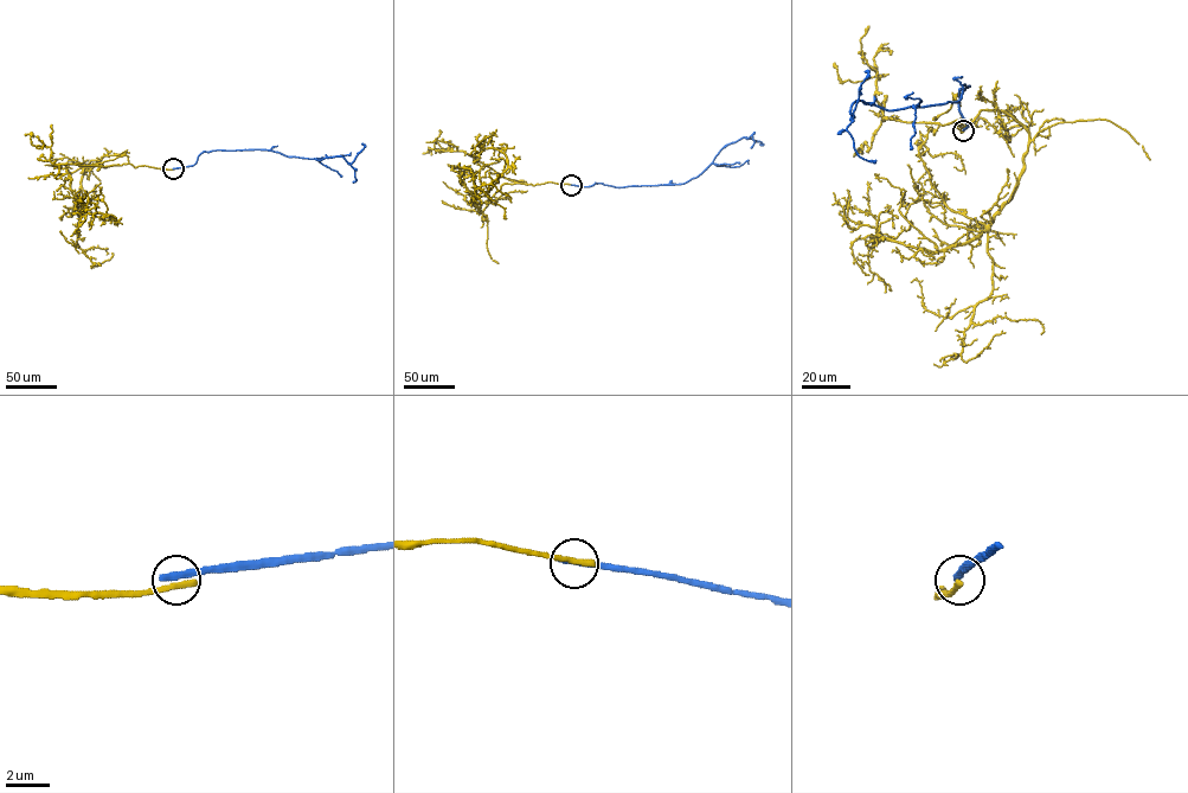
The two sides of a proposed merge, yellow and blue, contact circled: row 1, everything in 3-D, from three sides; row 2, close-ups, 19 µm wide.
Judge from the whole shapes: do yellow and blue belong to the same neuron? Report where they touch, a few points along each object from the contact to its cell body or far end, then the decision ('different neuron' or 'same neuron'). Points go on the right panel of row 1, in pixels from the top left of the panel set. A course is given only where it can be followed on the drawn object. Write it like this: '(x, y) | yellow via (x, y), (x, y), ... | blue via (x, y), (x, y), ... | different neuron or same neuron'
(963, 130) | yellow via (963, 130), (959, 119), (1002, 110), (1028, 146), (1012, 197), (958, 245), (929, 251), (851, 228), (833, 192) | blue via (963, 130), (964, 84), (957, 101), (943, 104), (886, 110), (856, 101), (853, 119), (867, 70) | different neuron

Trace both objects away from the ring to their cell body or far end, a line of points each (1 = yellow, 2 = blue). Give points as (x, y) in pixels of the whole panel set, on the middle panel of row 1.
1: (571, 185), (503, 184), (481, 212), (474, 198), (488, 191), (507, 167), (505, 154), (482, 148), (495, 130)
2: (571, 185), (681, 184), (698, 176), (727, 145), (743, 138), (759, 145)

